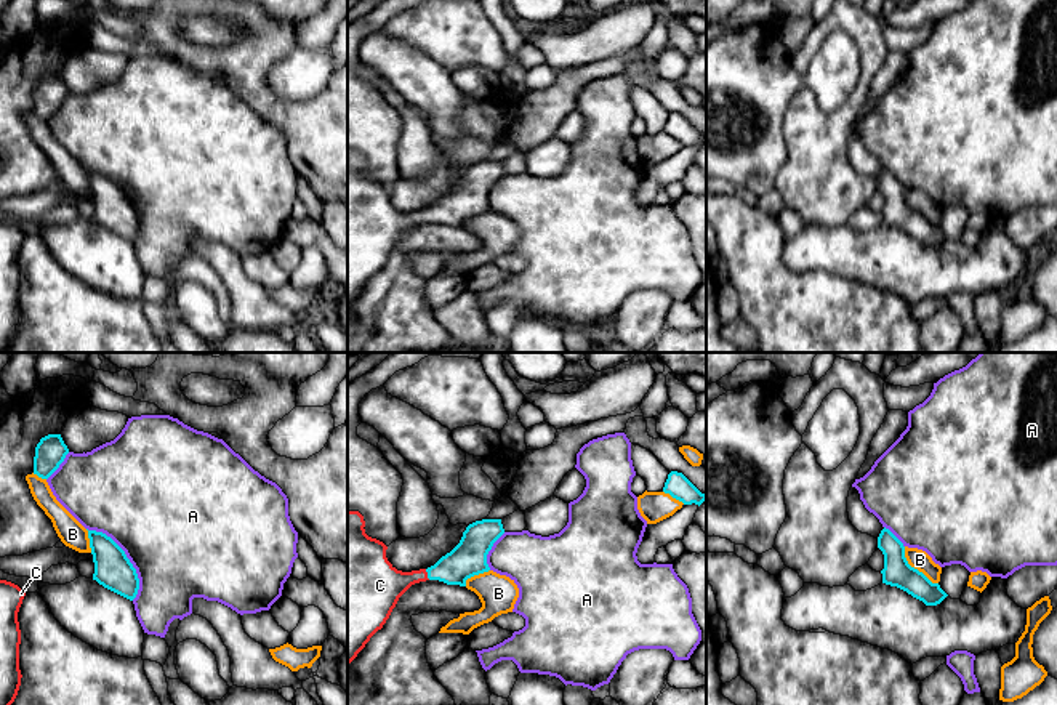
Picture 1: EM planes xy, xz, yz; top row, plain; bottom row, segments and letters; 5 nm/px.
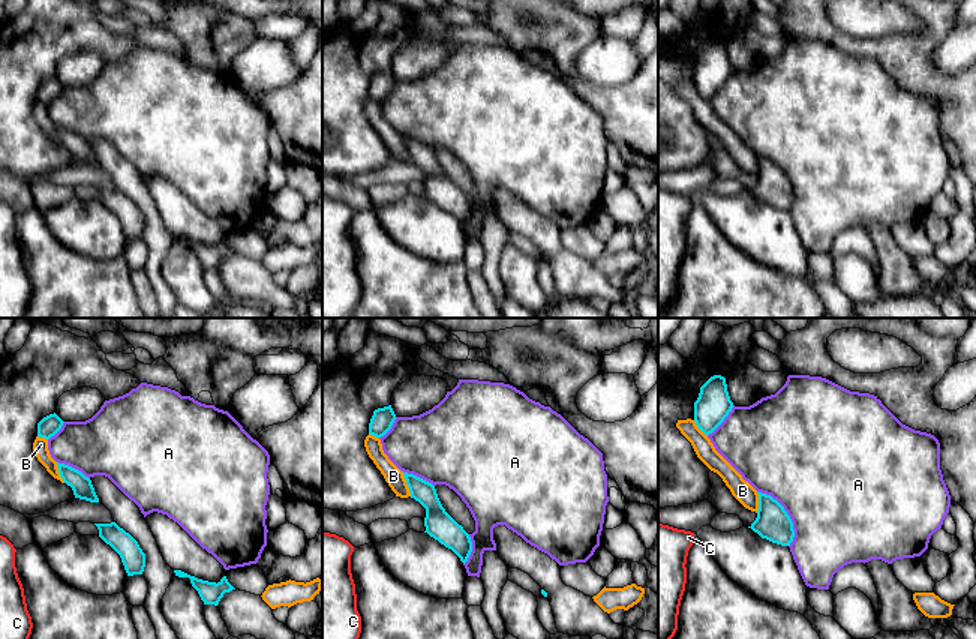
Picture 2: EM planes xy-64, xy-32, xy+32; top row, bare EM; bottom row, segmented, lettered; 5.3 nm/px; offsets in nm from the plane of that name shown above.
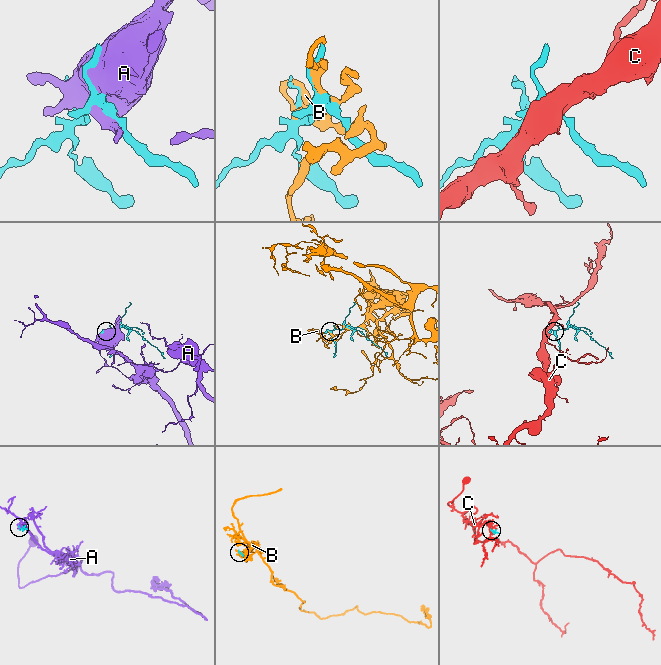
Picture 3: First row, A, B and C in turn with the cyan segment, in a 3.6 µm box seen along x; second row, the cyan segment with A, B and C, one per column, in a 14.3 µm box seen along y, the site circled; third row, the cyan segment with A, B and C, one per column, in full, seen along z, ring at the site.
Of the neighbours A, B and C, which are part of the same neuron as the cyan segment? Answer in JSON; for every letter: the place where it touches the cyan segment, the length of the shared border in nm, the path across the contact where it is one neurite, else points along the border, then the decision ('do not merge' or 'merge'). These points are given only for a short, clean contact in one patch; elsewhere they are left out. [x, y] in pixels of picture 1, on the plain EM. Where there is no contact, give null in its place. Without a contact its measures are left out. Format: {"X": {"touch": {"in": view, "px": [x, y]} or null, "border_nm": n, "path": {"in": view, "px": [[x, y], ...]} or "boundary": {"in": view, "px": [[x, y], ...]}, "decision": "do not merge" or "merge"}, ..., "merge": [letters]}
{"A": {"touch": {"in": "xy", "px": [127, 199]}, "border_nm": 440, "decision": "do not merge"}, "B": {"touch": {"in": "yz", "px": [913, 209]}, "border_nm": 260, "decision": "do not merge"}, "C": {"touch": {"in": "xz", "px": [428, 215]}, "border_nm": 60, "path": {"in": "xz", "px": [[468, 199], [454, 210], [428, 215], [380, 226]]}, "decision": "merge"}, "merge": ["C"]}

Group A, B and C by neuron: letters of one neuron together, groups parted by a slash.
A / B / C

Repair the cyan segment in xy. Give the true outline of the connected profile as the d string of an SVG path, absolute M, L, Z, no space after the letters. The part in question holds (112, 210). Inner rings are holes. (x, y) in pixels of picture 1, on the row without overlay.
M88 171L88 179L94 203L93 221L133 242L139 231L139 220L125 192L102 173Z

